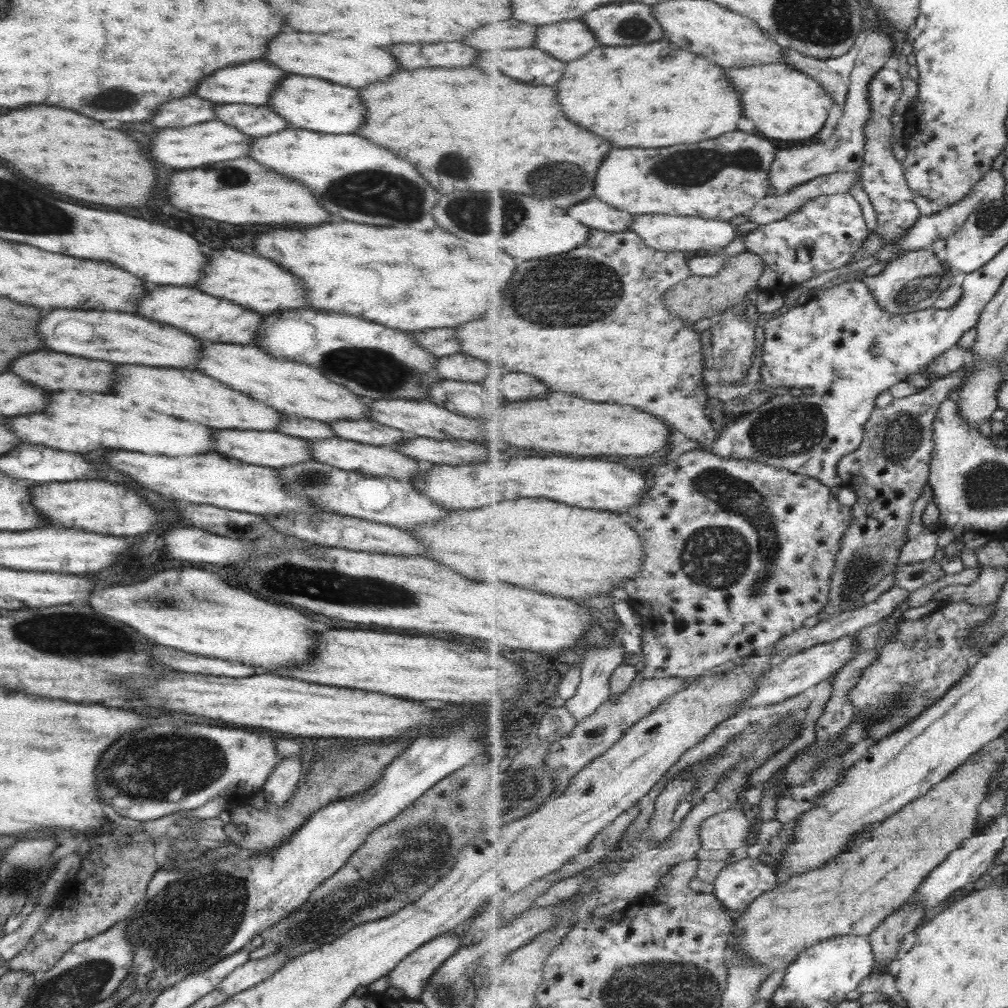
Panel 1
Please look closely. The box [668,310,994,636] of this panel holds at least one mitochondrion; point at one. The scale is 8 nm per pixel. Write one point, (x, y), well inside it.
(708, 557)

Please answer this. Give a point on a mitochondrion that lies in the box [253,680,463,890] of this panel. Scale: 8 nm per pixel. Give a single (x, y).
(419, 853)

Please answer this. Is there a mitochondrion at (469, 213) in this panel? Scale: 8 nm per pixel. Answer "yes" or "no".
yes

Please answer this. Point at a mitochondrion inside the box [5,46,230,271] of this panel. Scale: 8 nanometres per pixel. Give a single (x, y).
(117, 100)

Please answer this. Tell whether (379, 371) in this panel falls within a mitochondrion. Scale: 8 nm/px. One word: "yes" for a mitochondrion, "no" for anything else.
yes

